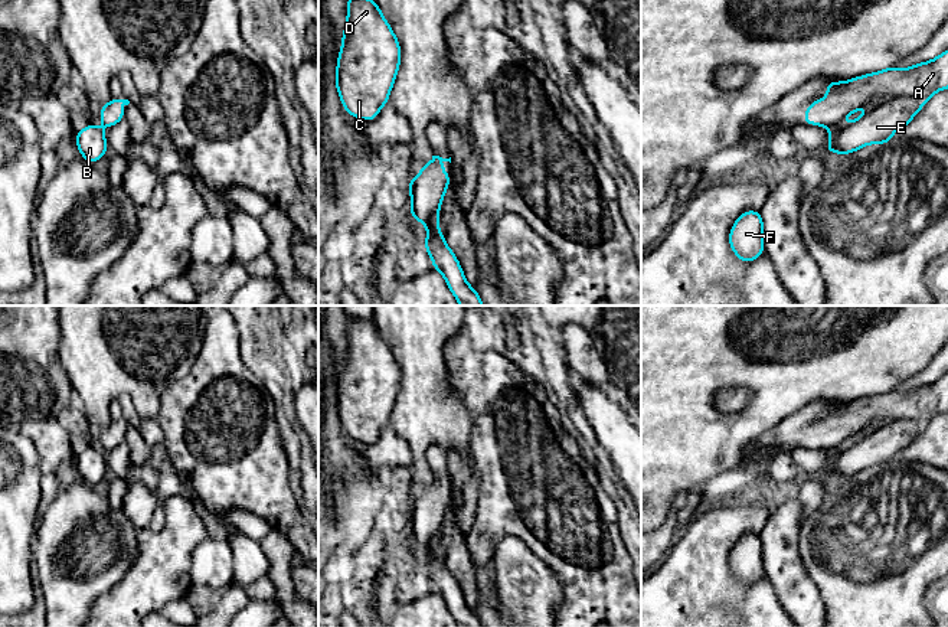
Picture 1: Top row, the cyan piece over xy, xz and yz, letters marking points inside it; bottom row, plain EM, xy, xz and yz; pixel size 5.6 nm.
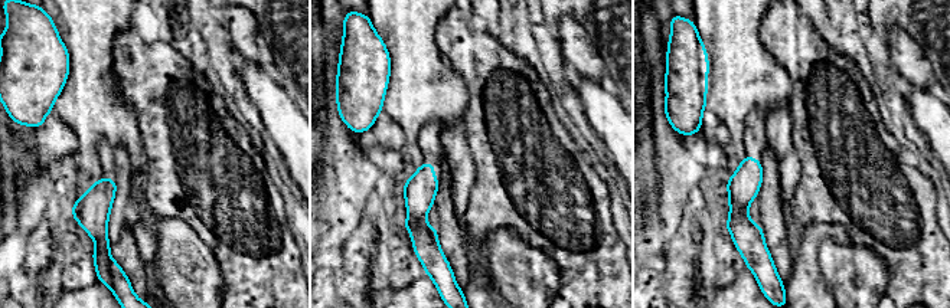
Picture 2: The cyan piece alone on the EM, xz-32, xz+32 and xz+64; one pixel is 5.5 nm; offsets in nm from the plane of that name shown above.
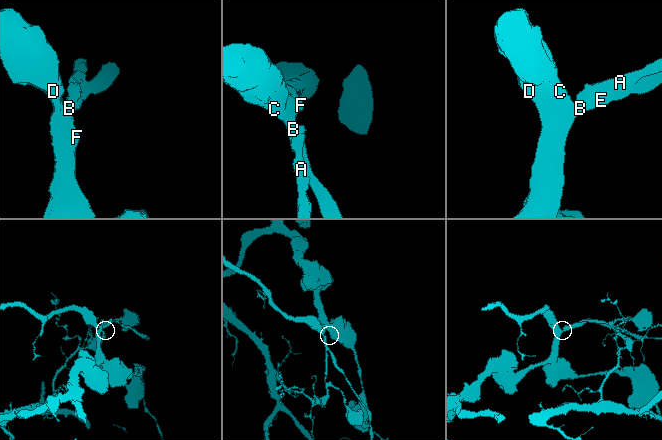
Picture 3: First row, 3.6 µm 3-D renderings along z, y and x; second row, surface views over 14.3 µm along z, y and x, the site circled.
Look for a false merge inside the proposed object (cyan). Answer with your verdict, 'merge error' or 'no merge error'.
no merge error

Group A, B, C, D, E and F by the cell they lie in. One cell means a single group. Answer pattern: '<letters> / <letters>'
A B C D E F

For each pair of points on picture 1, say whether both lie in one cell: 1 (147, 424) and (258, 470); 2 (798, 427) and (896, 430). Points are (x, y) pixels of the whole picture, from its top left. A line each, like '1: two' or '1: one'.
1: two
2: one

